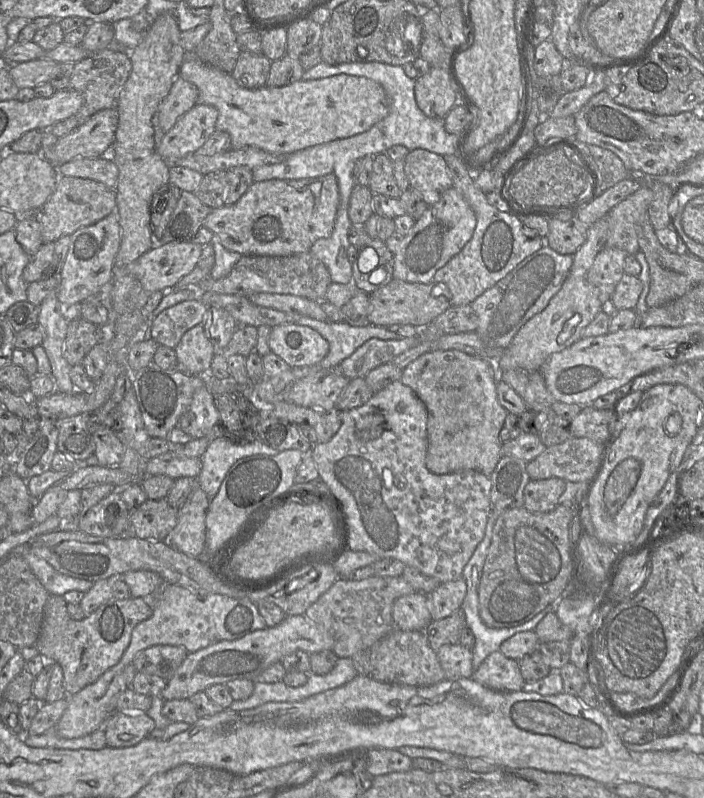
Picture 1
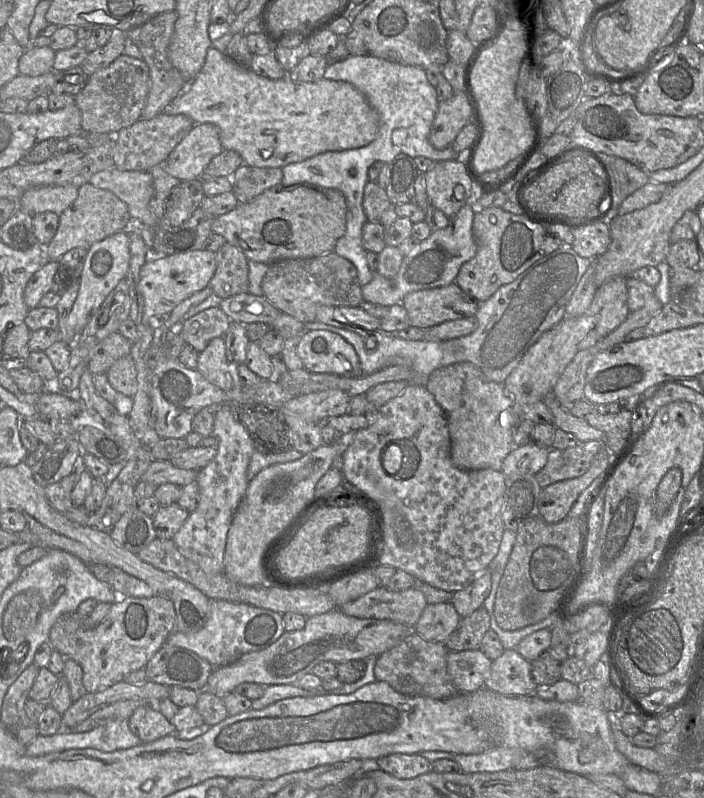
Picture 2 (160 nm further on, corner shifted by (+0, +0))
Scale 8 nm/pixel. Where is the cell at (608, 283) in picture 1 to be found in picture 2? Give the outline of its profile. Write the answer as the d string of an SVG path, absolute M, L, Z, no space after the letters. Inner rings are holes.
M614 277L600 285L588 313L596 317L596 330L602 337L619 327L630 314L627 278Z

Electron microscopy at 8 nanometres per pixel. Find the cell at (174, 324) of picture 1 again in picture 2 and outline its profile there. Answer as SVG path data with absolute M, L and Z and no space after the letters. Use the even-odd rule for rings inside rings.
M211 307L185 317L176 331L187 345L202 352L214 338L223 338L233 321L219 308Z

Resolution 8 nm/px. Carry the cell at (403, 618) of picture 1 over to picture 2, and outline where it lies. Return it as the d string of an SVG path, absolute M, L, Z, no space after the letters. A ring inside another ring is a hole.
M450 602L428 604L413 628L423 639L444 644L461 619Z

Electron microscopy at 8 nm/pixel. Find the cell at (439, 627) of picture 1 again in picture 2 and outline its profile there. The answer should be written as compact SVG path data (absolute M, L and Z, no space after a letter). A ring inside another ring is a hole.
M480 607L460 620L444 645L449 652L480 650L482 640L490 629L491 615L484 607Z

